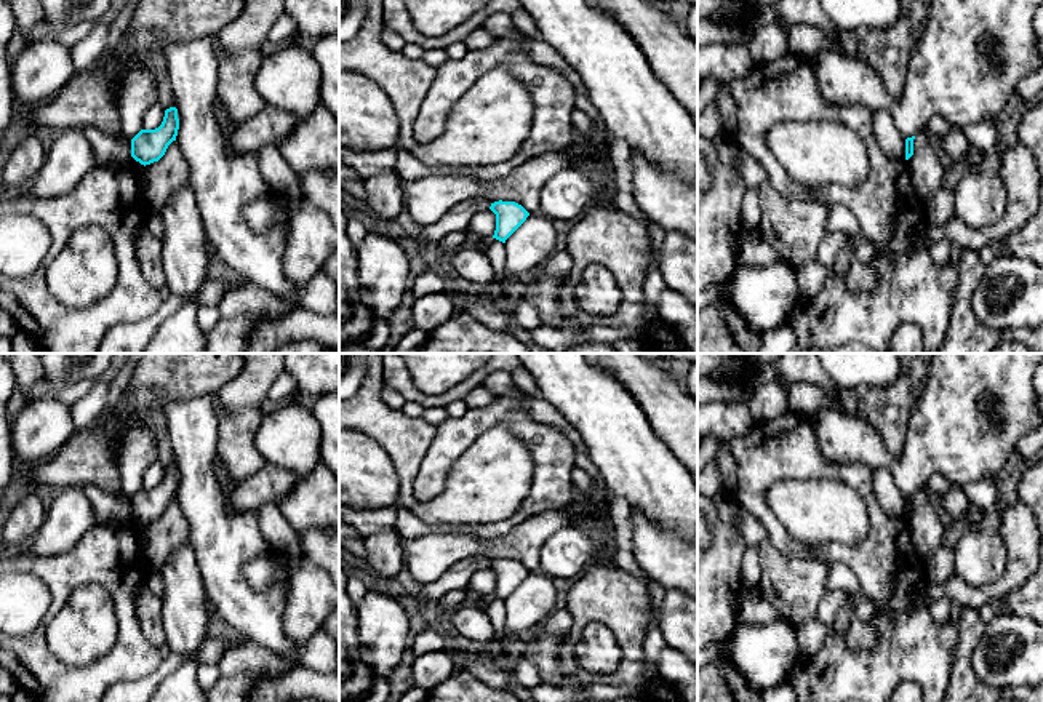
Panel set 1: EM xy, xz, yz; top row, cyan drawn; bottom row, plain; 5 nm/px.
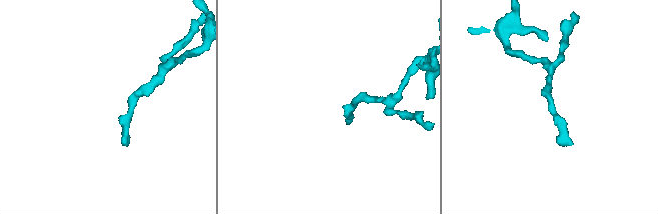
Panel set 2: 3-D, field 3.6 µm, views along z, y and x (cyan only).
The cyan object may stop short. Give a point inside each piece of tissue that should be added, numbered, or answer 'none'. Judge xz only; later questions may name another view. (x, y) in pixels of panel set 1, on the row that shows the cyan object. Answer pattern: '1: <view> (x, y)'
none

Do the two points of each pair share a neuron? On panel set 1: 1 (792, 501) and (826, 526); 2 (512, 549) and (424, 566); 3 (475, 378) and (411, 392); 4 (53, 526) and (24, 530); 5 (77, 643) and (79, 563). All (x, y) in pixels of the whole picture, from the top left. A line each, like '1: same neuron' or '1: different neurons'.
1: same neuron
2: same neuron
3: same neuron
4: different neurons
5: different neurons

